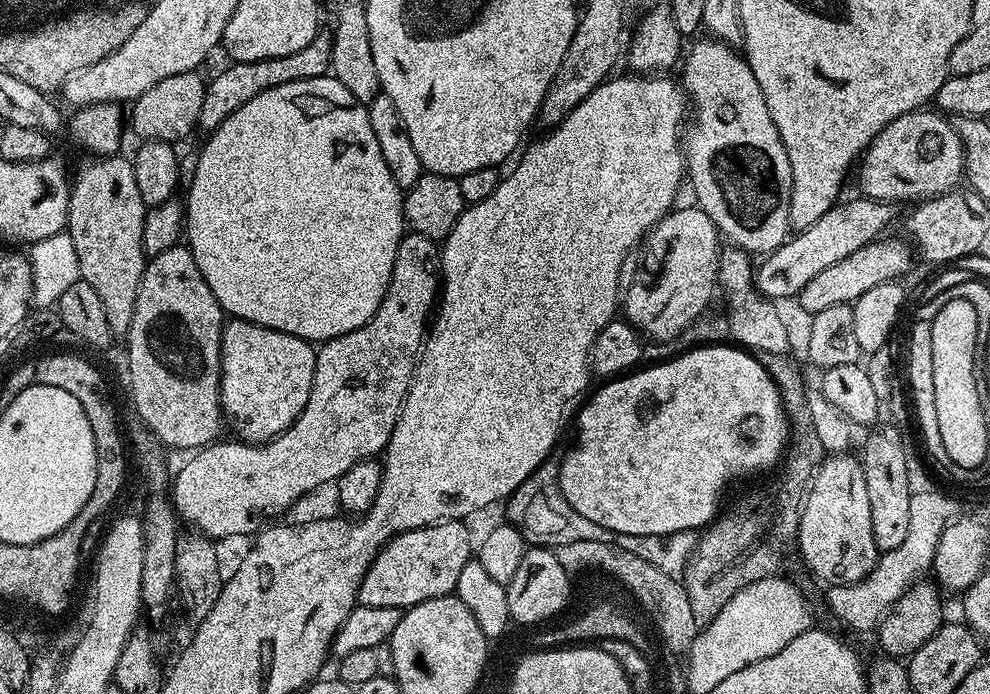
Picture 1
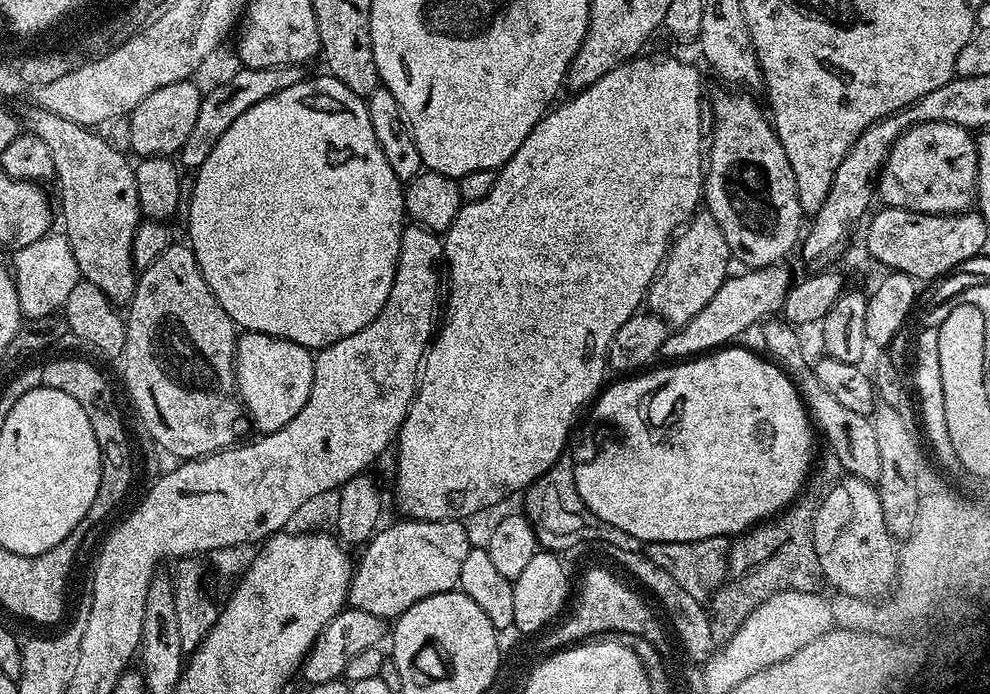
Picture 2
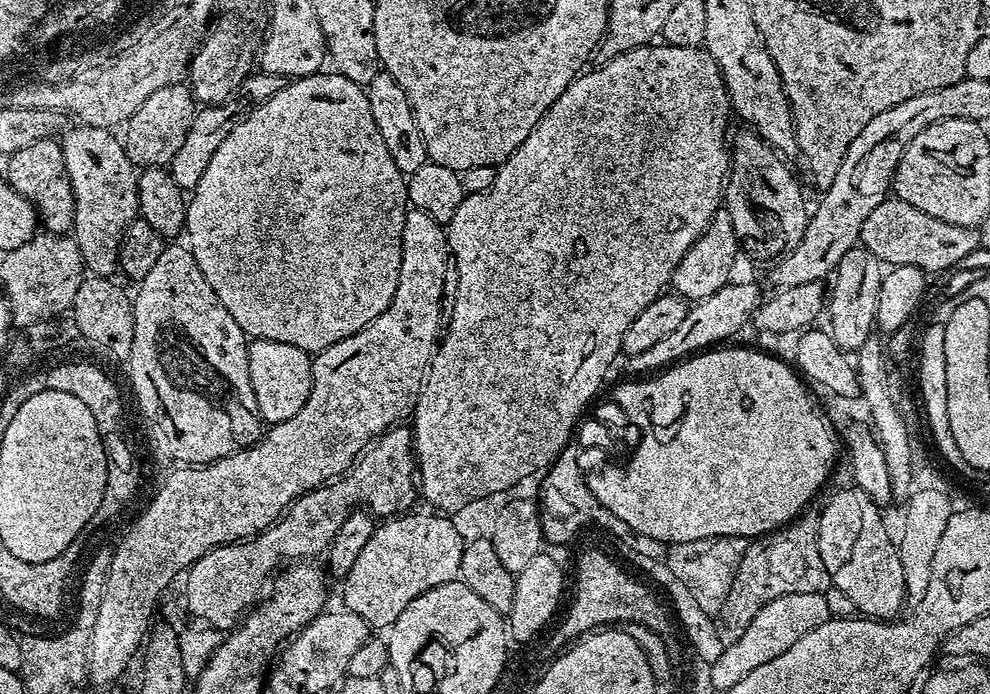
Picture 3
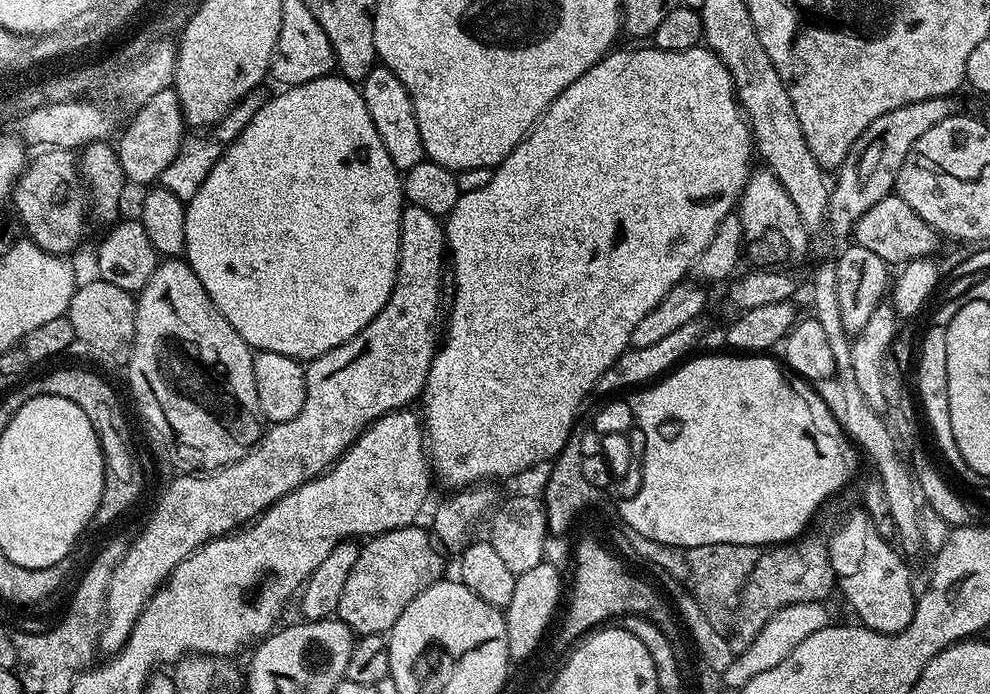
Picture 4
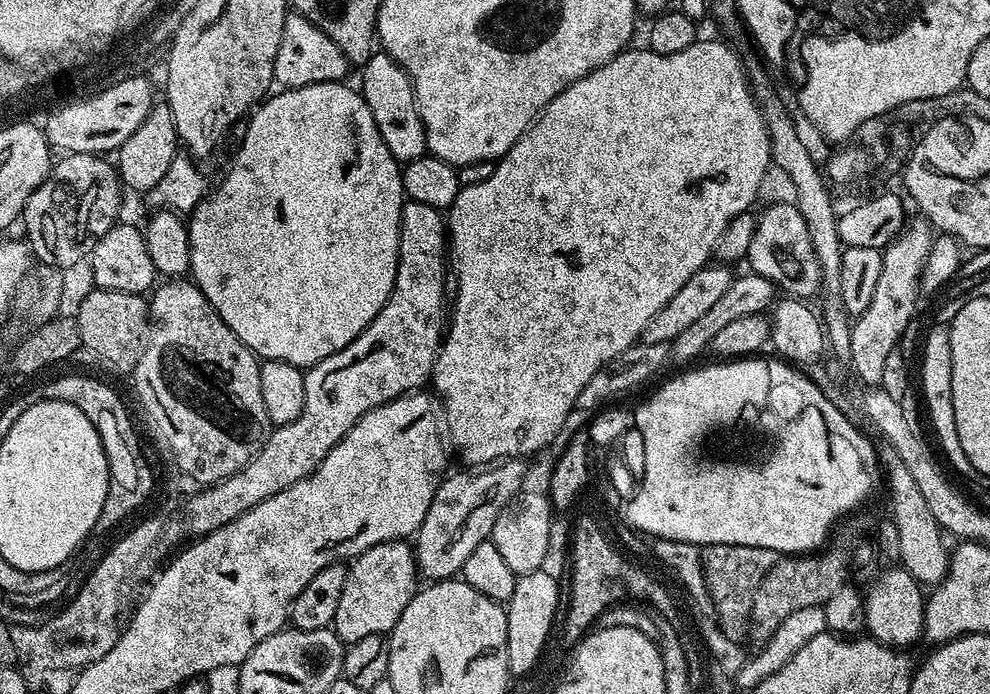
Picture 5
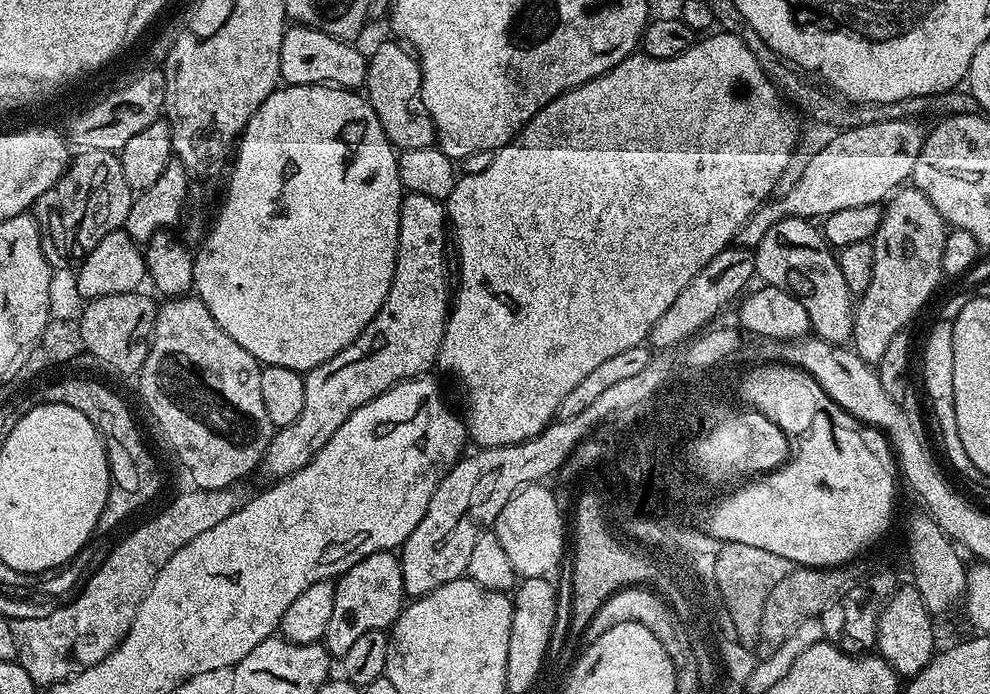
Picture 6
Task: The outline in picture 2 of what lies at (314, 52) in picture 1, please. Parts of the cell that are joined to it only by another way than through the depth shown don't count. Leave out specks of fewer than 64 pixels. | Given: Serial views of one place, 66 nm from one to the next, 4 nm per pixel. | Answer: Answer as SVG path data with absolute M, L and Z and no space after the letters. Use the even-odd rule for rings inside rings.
M287 64L281 68L240 66L237 69L237 72L225 84L220 84L217 88L210 89L209 92L207 89L201 95L194 130L190 130L190 138L186 138L186 142L180 147L178 153L178 164L181 169L200 168L202 162L206 162L210 150L214 150L218 138L222 138L222 134L226 134L226 130L230 130L230 122L234 122L234 118L238 118L238 114L242 114L246 110L250 110L250 106L262 102L262 98L270 98L270 94L278 94L278 90L286 90L290 86L294 86L306 76L305 69L298 64Z

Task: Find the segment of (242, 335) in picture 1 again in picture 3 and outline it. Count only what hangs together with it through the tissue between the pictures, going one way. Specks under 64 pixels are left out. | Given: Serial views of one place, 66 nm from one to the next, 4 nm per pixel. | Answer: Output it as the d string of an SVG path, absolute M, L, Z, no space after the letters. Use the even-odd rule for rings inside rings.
M257 339L249 343L250 386L258 402L260 419L265 425L286 422L286 418L294 418L294 414L298 414L298 410L306 406L306 398L310 398L312 385L312 361L313 357L309 353L298 350L294 346Z

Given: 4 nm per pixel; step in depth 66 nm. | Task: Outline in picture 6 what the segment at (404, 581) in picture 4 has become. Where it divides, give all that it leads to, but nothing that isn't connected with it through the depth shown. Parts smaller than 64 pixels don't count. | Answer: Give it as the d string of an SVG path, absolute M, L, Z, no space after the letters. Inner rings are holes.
M381 550L362 558L362 562L350 566L335 585L334 610L322 643L336 658L343 658L346 650L350 650L352 643L362 638L362 634L391 629L406 604L400 558L392 550Z

